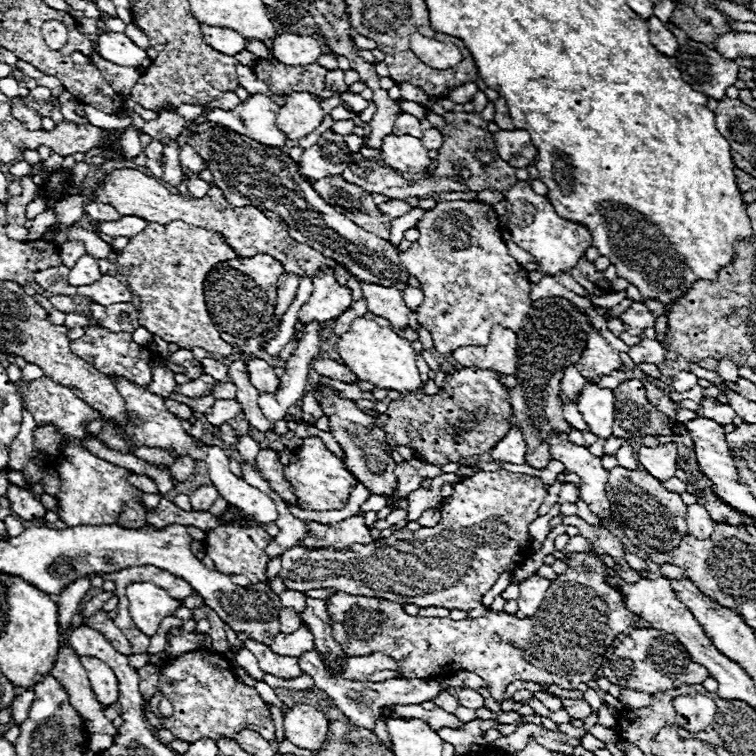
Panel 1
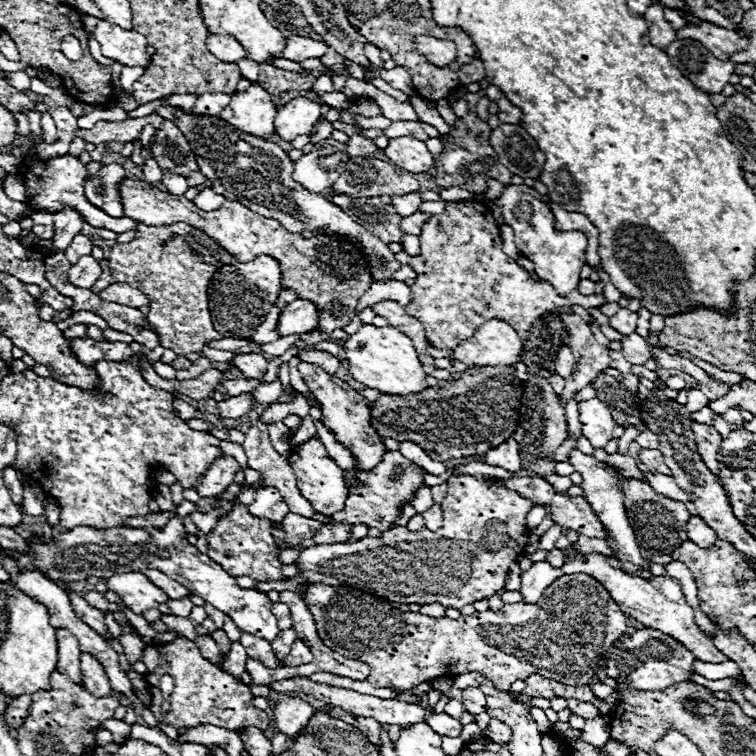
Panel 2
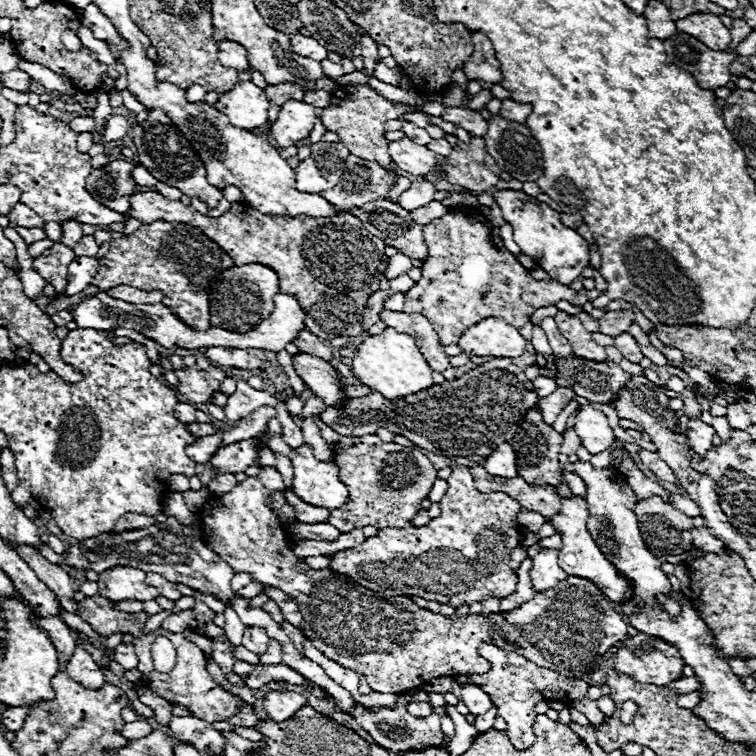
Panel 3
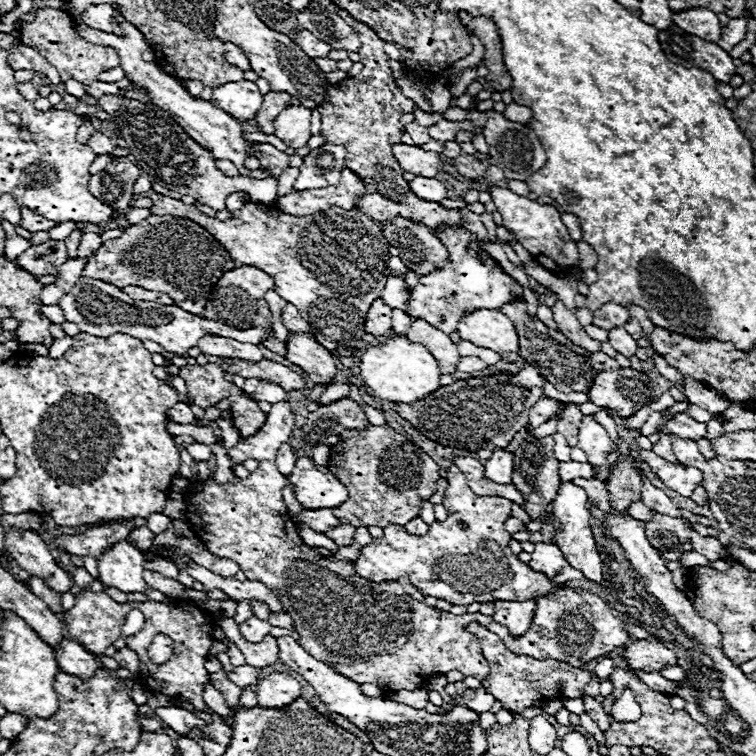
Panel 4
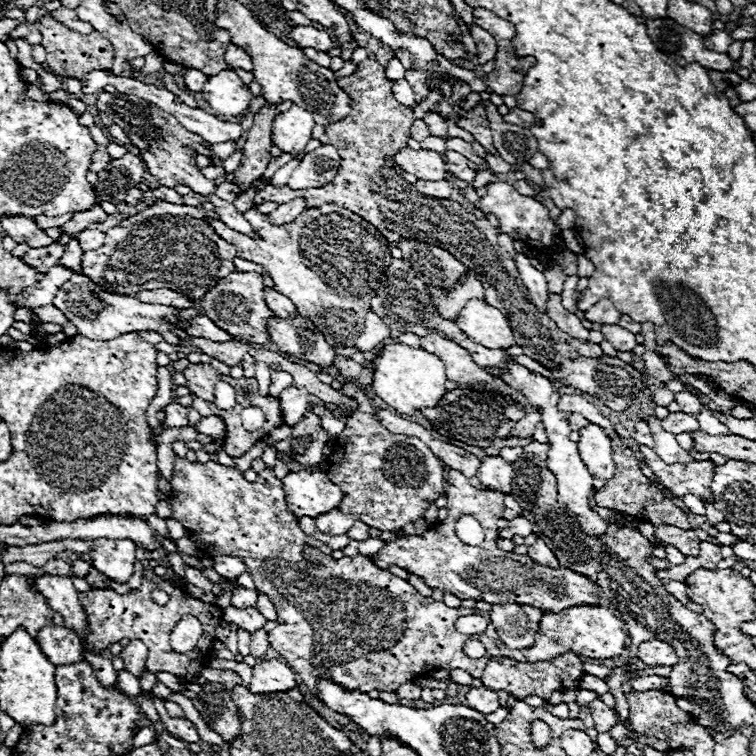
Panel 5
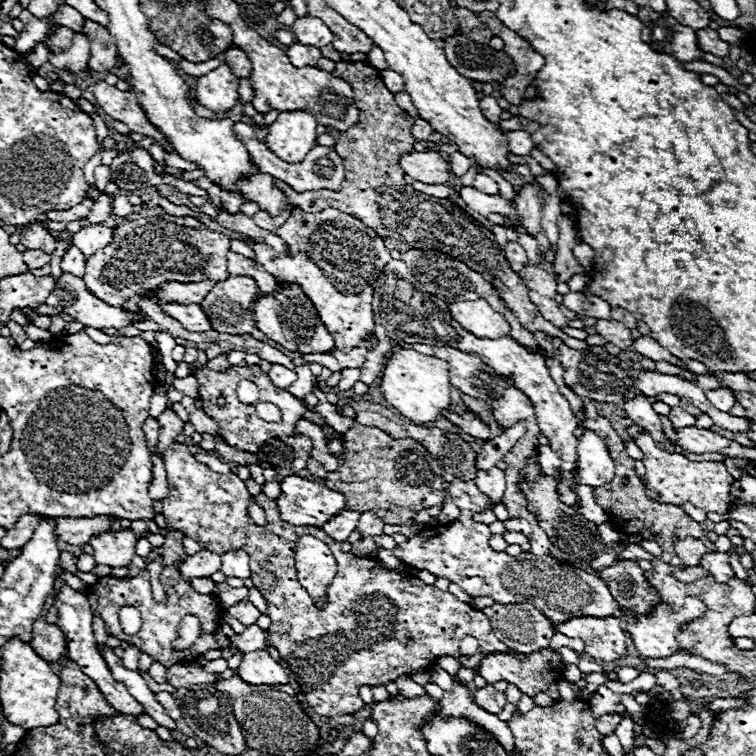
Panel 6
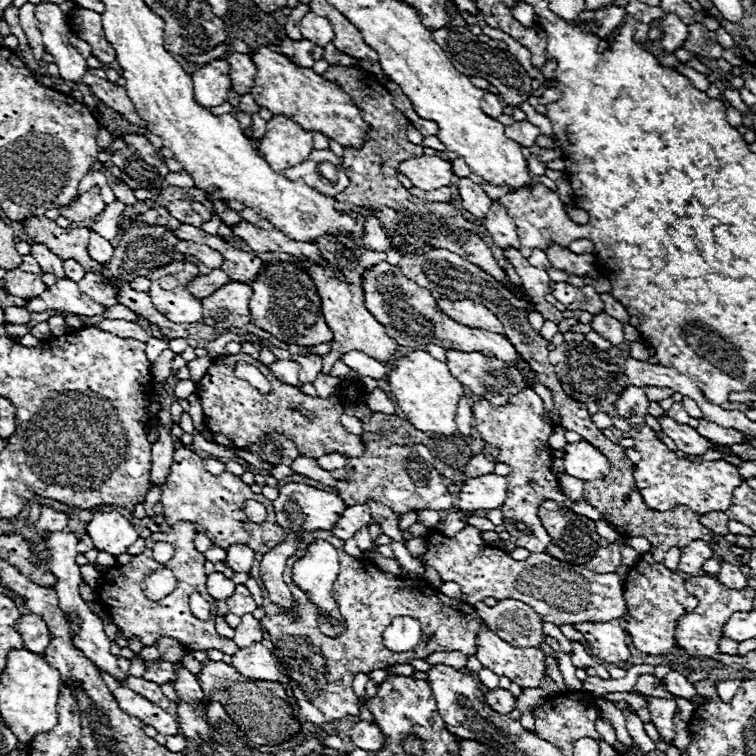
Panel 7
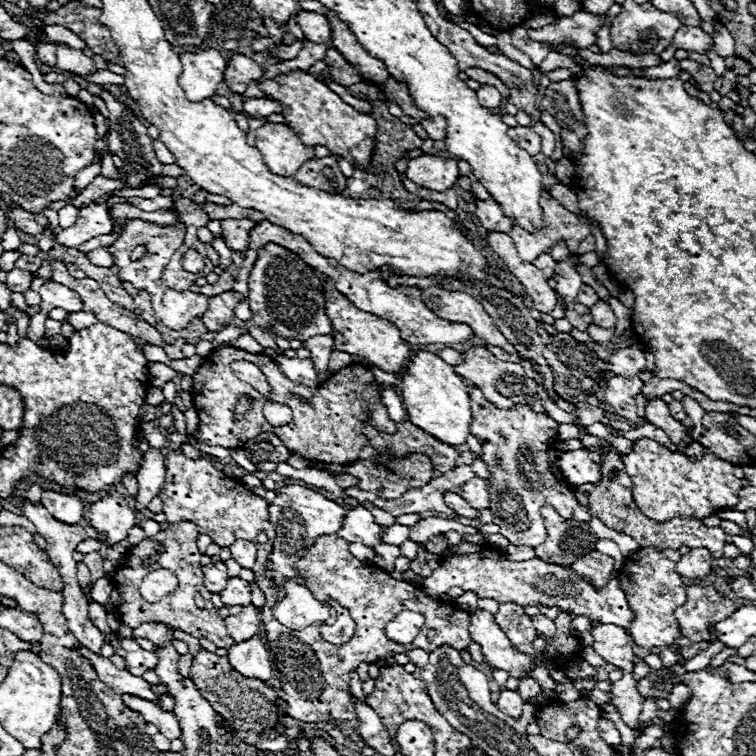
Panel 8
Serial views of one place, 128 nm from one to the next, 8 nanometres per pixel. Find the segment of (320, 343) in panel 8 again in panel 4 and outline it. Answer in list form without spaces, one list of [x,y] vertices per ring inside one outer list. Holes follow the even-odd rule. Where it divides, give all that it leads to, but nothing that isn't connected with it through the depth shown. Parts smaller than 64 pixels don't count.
[[[282,400],[278,404],[272,404],[266,424],[258,430],[258,434],[240,440],[234,448],[228,450],[228,456],[232,458],[234,464],[242,464],[248,458],[254,458],[258,462],[274,460],[278,448],[284,442],[288,442],[294,430],[294,420],[296,420],[296,412],[290,408],[290,402]]]

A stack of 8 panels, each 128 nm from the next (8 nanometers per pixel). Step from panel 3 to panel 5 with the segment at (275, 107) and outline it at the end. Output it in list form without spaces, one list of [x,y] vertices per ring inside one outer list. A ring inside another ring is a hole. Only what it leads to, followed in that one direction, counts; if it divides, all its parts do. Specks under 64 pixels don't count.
[[[264,106],[256,118],[254,126],[248,130],[246,146],[244,146],[244,156],[240,166],[234,172],[234,184],[246,192],[256,178],[262,176],[268,164],[268,154],[272,146],[272,122],[276,118],[276,108]]]

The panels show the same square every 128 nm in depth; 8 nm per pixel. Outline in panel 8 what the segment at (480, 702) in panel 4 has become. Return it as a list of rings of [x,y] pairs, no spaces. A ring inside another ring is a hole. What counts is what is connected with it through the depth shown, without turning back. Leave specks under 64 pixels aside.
[[[502,690],[500,692],[500,698],[496,700],[498,708],[502,712],[506,712],[508,716],[514,716],[514,718],[520,718],[522,716],[522,706],[524,706],[524,700],[520,698],[520,694],[516,690]]]

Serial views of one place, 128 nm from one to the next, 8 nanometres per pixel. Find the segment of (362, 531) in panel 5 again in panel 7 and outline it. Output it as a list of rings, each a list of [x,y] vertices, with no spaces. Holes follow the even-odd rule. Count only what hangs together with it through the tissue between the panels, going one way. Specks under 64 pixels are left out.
[[[366,500],[366,506],[370,508],[372,518],[382,524],[382,532],[384,532],[386,536],[390,536],[390,538],[394,538],[394,540],[400,540],[400,538],[402,538],[398,526],[396,526],[400,516],[398,516],[396,512],[392,512],[392,508],[388,508],[388,506],[380,504],[380,502],[374,502],[374,500]]]

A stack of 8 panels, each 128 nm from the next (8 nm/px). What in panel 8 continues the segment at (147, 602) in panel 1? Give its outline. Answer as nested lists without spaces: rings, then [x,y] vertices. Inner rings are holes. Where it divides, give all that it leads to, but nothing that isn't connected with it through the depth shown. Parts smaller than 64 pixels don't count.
[[[110,490],[108,496],[104,496],[92,504],[90,524],[96,530],[106,532],[108,546],[112,546],[112,544],[124,540],[126,532],[132,526],[136,526],[136,514],[118,490]]]

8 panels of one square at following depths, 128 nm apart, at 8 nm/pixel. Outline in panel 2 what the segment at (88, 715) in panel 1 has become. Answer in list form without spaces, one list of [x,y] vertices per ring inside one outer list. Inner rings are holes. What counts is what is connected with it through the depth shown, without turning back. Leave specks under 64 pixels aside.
[[[58,628],[58,666],[56,670],[66,674],[66,676],[72,676],[72,680],[76,684],[82,684],[82,678],[80,678],[80,650],[78,650],[78,644],[76,644],[76,638],[64,630],[64,628]],[[106,720],[104,724],[102,724],[102,728],[106,728],[106,730],[110,730],[112,734],[114,734],[114,742],[122,742],[122,740],[126,740],[126,736],[130,734],[130,724],[126,724],[126,722],[122,722],[122,720]]]

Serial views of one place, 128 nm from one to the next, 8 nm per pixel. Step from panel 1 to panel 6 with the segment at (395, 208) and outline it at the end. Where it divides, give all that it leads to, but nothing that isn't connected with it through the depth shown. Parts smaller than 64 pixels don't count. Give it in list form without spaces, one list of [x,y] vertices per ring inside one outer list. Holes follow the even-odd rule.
[[[414,182],[412,186],[416,190],[420,190],[420,192],[424,192],[424,194],[436,196],[436,198],[448,198],[450,196],[450,186],[446,186],[446,184],[422,184],[422,182]]]

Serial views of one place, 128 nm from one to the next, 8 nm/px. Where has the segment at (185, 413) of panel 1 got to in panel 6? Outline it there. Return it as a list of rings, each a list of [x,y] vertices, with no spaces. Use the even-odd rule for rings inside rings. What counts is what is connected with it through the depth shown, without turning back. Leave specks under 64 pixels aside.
[[[164,410],[160,416],[158,416],[158,424],[160,424],[160,438],[158,438],[158,454],[164,456],[166,448],[174,442],[174,438],[182,432],[182,426],[184,422],[172,412],[172,410]]]

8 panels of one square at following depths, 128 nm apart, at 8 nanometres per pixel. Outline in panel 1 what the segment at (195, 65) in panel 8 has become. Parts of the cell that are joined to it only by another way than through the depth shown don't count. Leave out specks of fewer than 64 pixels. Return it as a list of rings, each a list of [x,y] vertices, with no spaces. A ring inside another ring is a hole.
[[[250,94],[250,98],[240,102],[234,110],[212,110],[208,120],[214,124],[224,124],[242,136],[258,140],[260,144],[284,148],[288,138],[276,128],[278,110],[280,108],[270,98],[262,94]]]

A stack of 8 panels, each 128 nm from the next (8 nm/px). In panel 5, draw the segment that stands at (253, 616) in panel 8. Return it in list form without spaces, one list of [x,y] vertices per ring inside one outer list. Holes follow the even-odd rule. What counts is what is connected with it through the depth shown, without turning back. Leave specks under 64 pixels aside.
[[[262,630],[262,632],[254,632],[252,634],[252,656],[254,658],[264,658],[266,656],[266,650],[268,650],[268,632]]]

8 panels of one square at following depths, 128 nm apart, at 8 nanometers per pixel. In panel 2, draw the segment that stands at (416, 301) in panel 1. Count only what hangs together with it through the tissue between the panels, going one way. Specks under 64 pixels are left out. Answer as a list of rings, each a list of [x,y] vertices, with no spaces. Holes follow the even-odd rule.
[[[387,280],[373,282],[364,292],[358,304],[358,312],[362,308],[371,307],[373,304],[384,300],[398,300],[402,306],[410,302],[410,286],[406,286],[403,281]]]

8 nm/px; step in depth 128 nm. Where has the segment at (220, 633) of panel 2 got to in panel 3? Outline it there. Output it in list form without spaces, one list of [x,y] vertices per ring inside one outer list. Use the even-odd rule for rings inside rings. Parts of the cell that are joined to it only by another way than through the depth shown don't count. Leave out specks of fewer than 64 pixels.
[[[214,638],[214,652],[212,652],[212,660],[220,666],[220,670],[224,674],[232,672],[234,666],[234,658],[230,654],[230,642],[222,640],[222,638]]]

